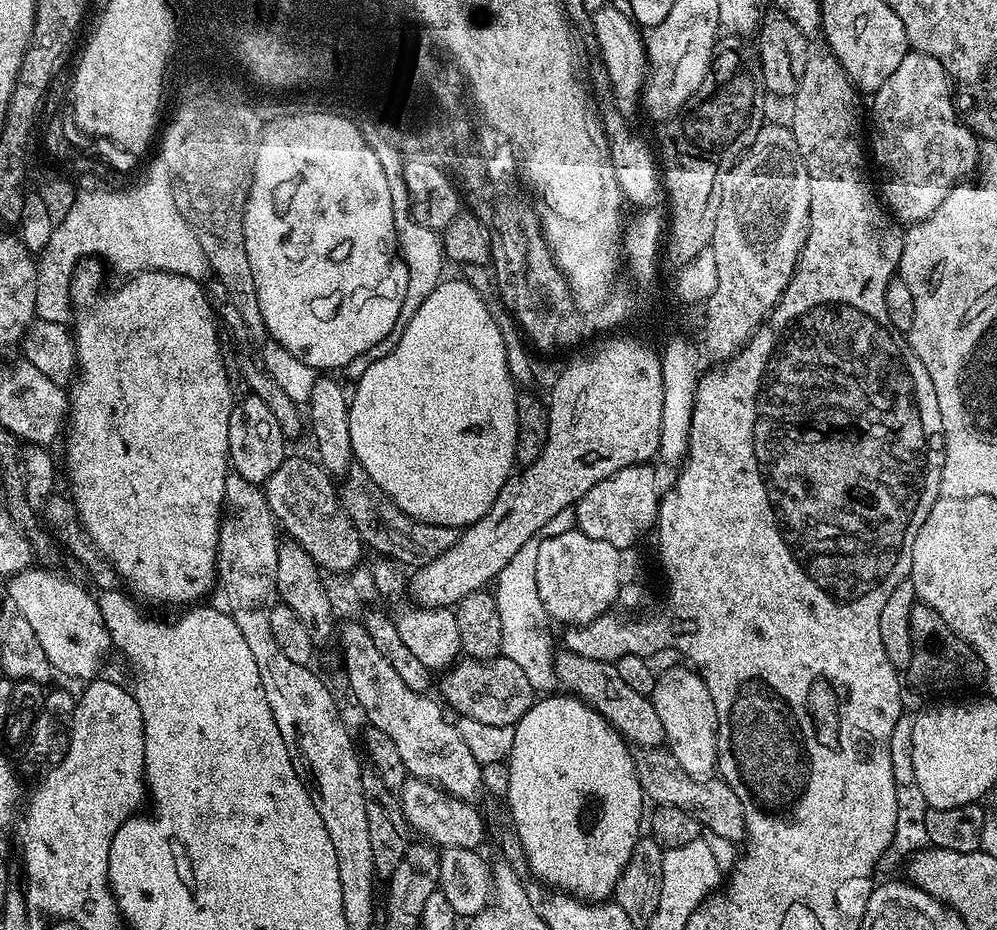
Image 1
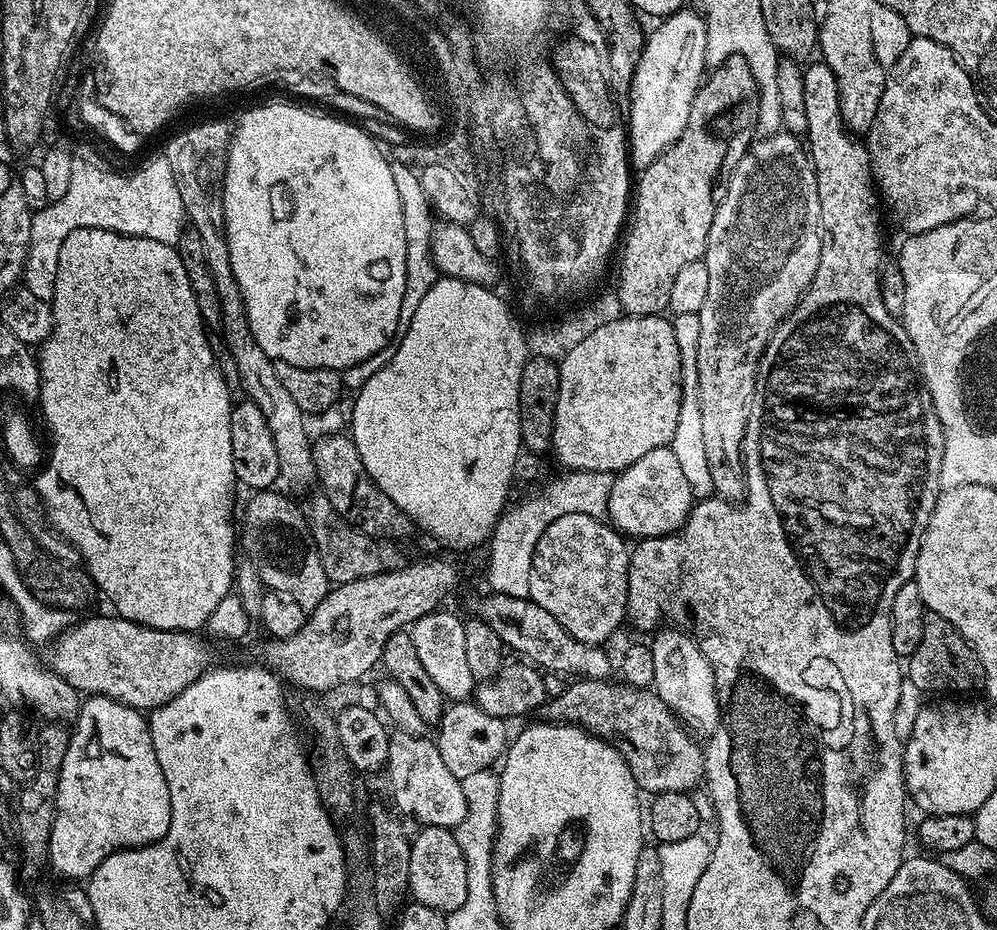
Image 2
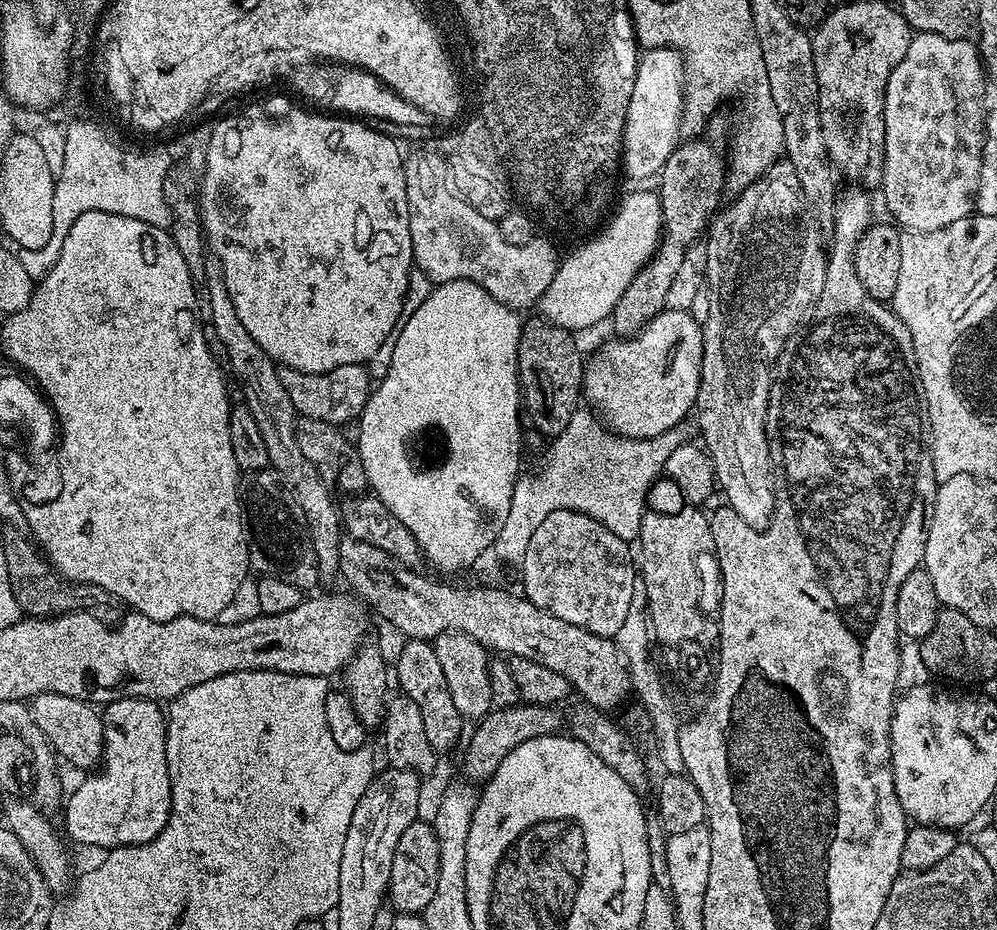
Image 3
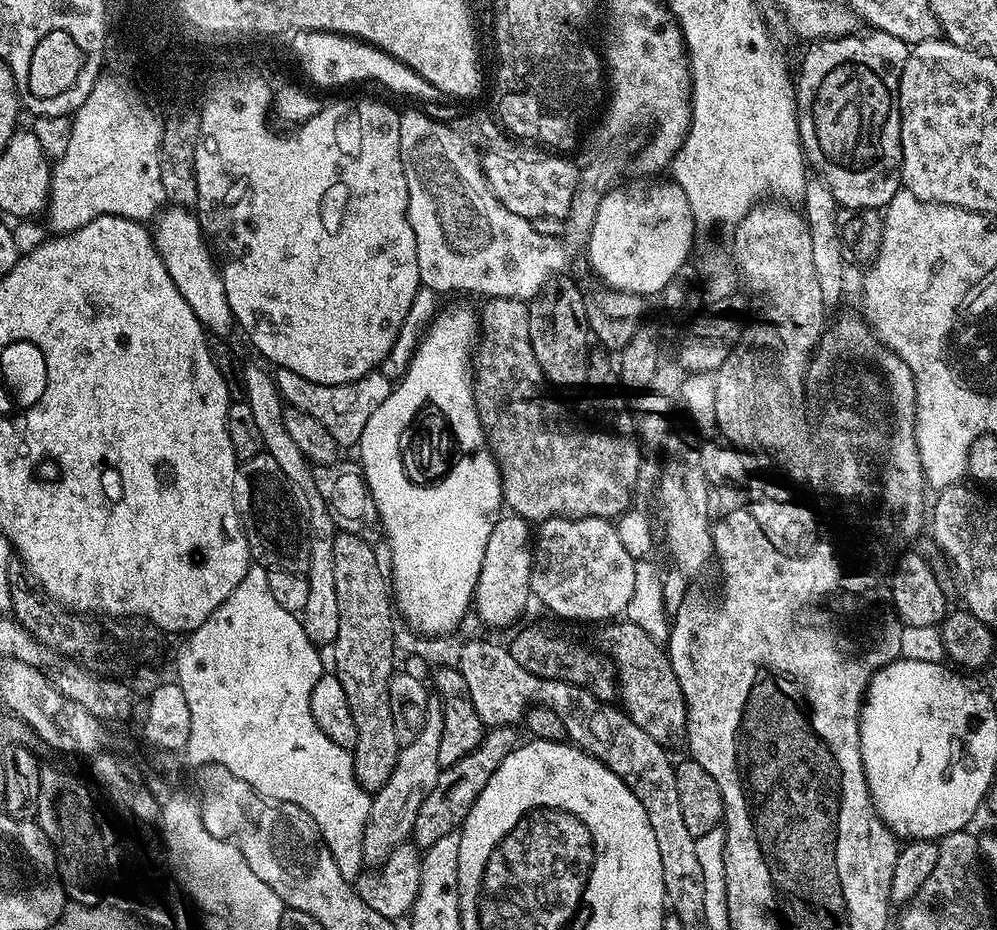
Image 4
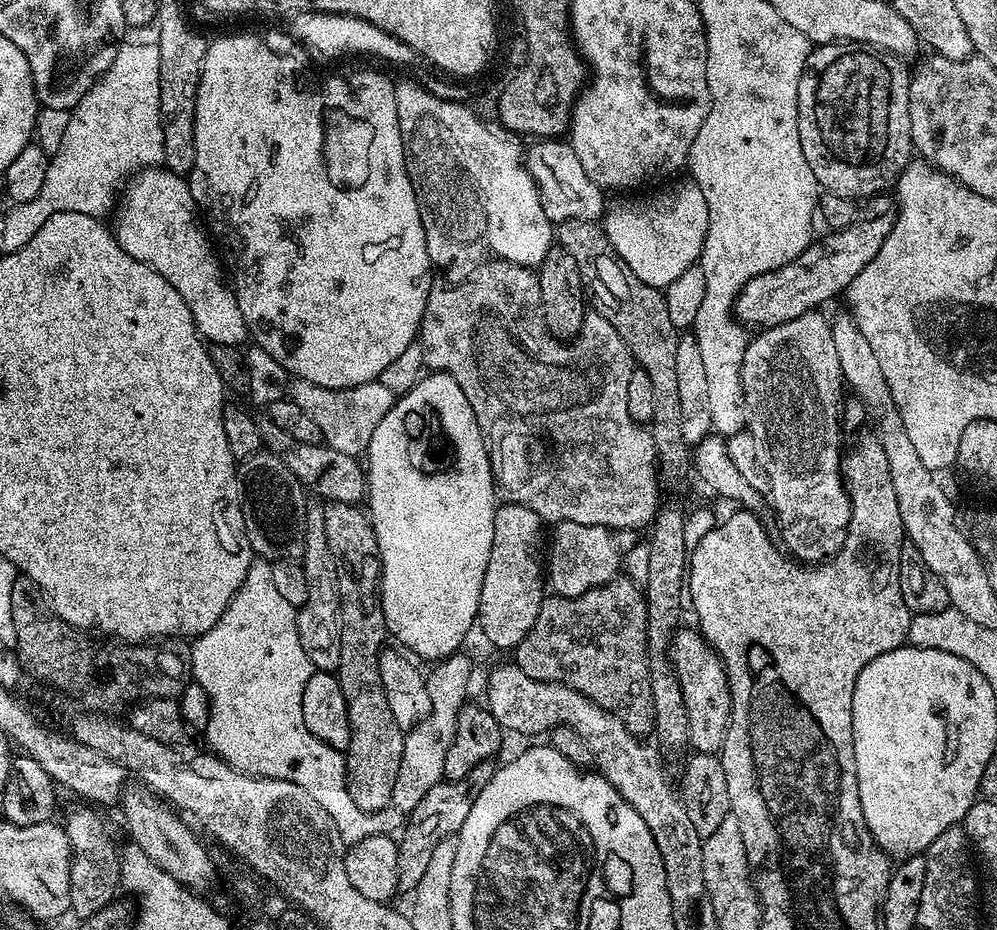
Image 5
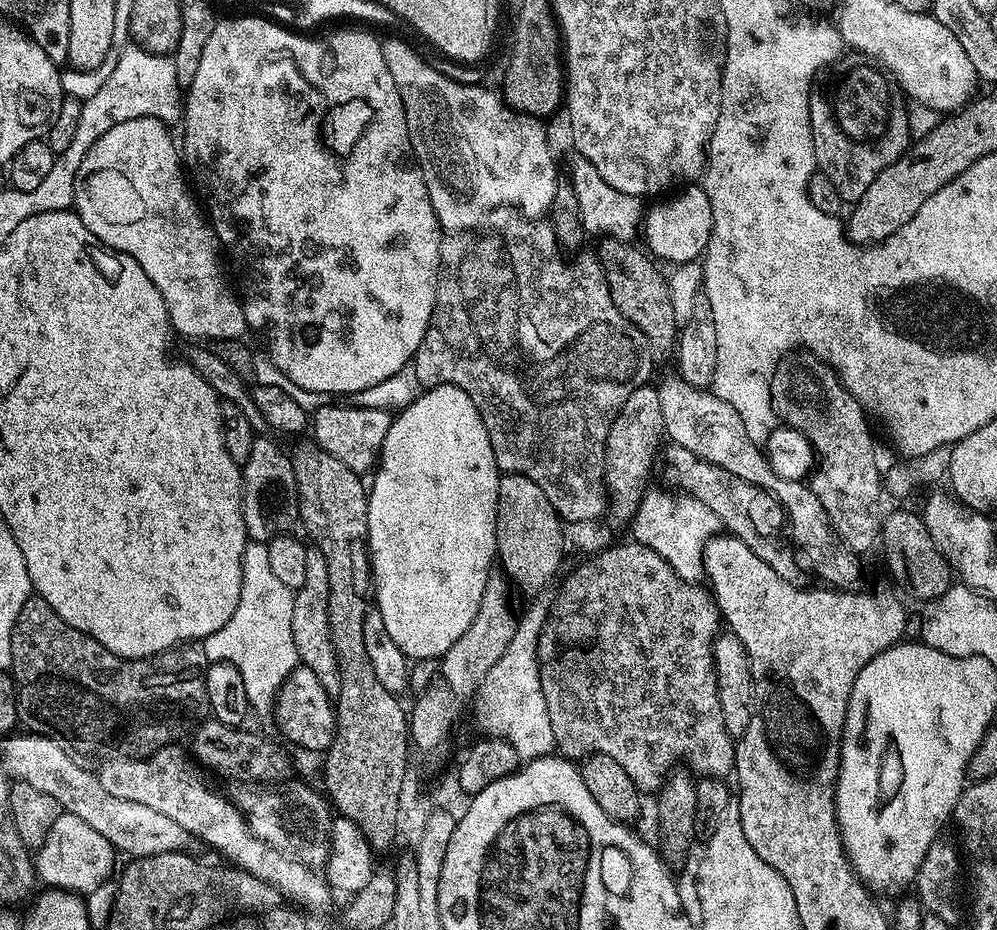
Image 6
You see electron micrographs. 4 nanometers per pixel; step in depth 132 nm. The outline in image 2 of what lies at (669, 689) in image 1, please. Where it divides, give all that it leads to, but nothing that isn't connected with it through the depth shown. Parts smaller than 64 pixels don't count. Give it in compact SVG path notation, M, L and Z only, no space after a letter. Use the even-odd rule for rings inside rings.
M676 631L678 632L660 632L650 640L654 658L651 687L658 694L658 698L662 698L662 702L697 737L707 738L713 736L720 725L720 703L716 693L714 670L706 654L702 654L699 643L687 631Z

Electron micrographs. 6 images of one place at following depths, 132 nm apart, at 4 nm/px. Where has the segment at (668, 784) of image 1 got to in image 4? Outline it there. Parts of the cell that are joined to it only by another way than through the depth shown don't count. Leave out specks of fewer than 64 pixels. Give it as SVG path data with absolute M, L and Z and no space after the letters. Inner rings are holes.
M512 726L488 728L479 748L466 754L466 758L458 758L454 766L441 771L438 782L434 782L434 790L426 794L426 802L422 802L422 807L418 809L418 818L414 818L411 843L421 850L429 848L434 846L434 842L438 842L438 838L457 831L463 825L466 814L470 814L470 806L474 806L486 782L490 782L490 774L494 774L494 770L502 766L502 758L506 758L506 754L510 754L518 746L516 731L517 729Z

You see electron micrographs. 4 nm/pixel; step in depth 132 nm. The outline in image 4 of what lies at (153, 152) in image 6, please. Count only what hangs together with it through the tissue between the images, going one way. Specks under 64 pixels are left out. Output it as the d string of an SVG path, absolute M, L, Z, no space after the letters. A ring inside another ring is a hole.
M176 206L180 208L165 207L163 211L155 217L154 225L154 243L158 254L162 258L162 262L166 266L166 270L170 274L170 278L174 278L174 286L180 288L182 298L186 298L186 302L190 302L190 310L194 310L194 314L200 319L207 331L213 337L227 337L227 332L234 328L232 319L232 311L230 310L230 302L226 302L226 290L224 289L224 279L220 277L220 269L217 261L214 259L213 253L210 251L209 245L206 243L206 237L200 231L200 221L196 219L191 211L187 212L184 206Z

